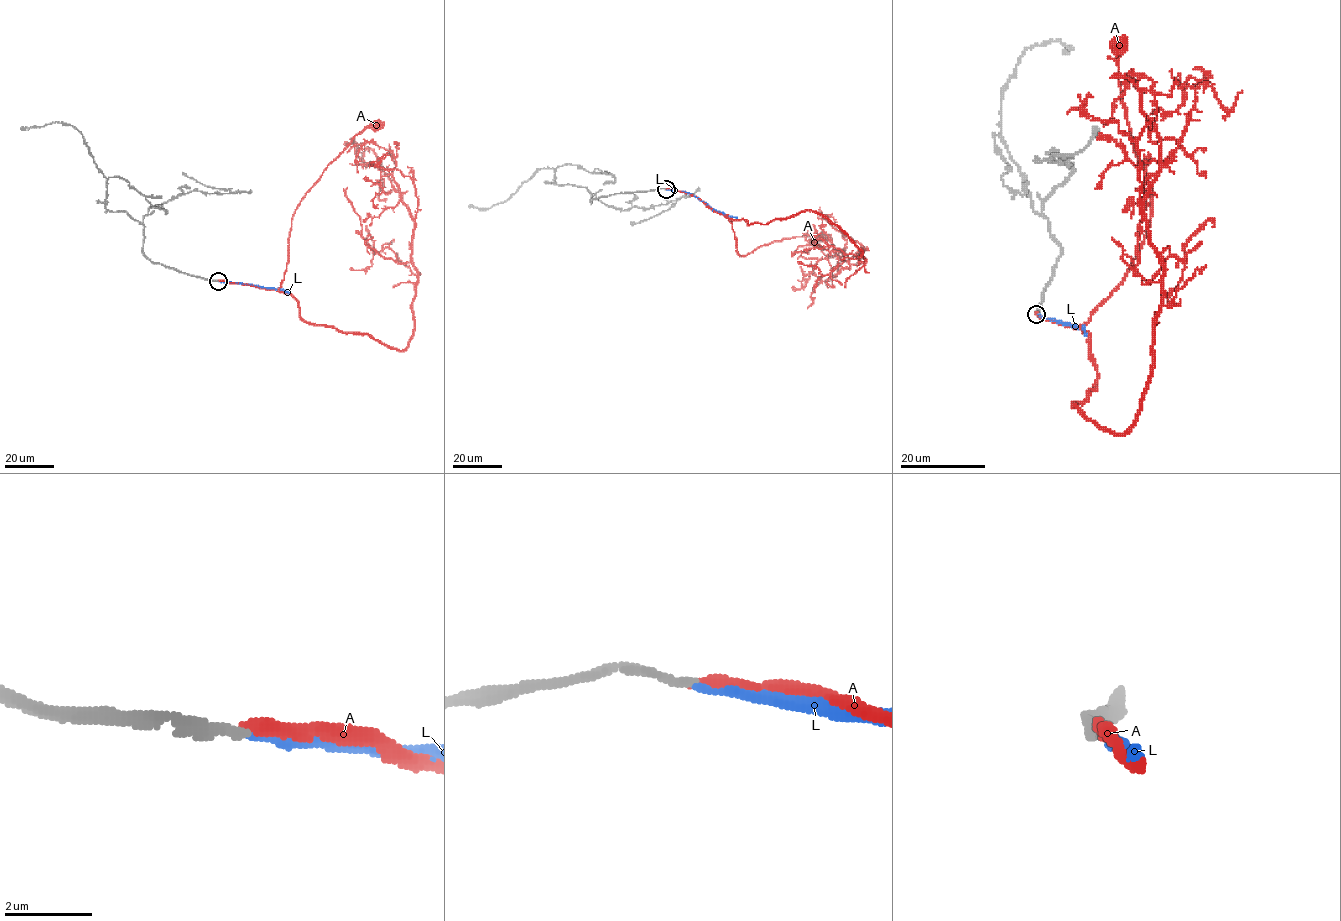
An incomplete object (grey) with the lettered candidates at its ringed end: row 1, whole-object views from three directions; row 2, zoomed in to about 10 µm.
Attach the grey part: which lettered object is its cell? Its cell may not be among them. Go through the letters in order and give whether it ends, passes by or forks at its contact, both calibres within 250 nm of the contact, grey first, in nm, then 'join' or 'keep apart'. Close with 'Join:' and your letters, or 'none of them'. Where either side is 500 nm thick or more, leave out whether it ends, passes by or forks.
A: it ends; calibres 240 and 280 nm; keep apart
L: it ends; calibres 220 and 160 nm; join
Join: L

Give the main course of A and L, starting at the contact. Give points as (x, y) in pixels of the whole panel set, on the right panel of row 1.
A: (1037, 313), (1081, 328), (1123, 279), (1150, 222), (1146, 171), (1134, 148), (1122, 101), (1119, 44)
L: (1037, 313), (1081, 326), (1087, 335)

